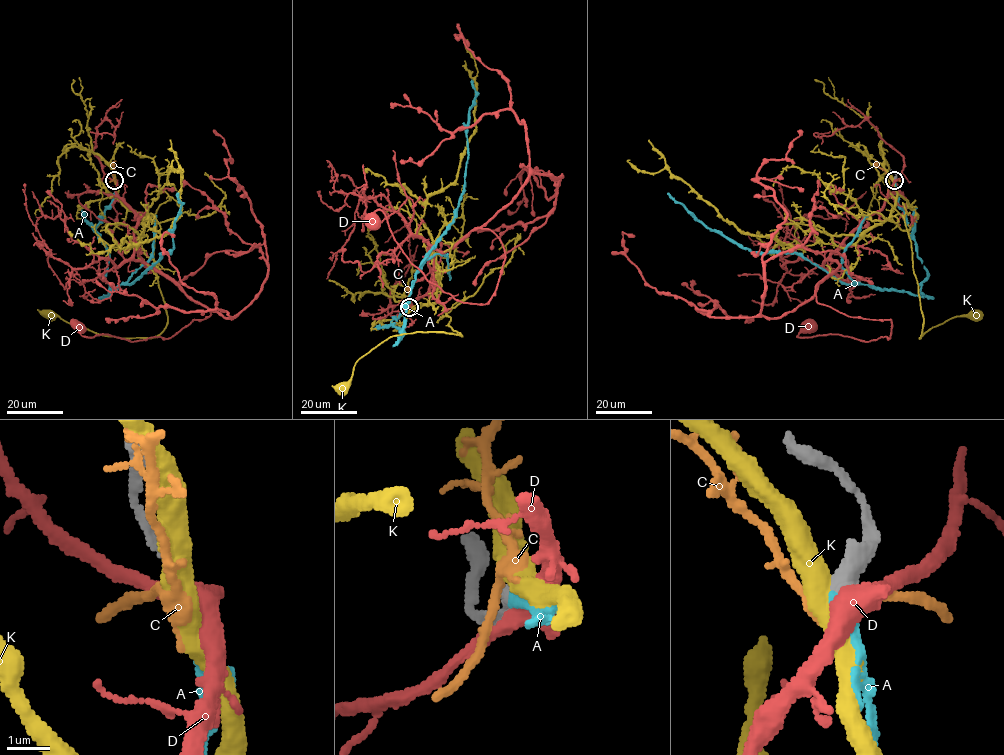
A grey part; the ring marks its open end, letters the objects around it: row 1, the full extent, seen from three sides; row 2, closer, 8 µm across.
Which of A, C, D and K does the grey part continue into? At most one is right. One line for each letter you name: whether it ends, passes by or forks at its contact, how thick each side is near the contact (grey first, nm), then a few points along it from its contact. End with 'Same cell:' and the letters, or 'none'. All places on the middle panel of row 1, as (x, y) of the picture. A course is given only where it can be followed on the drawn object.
A: It ends there. Thickness 500 nm (grey) against 320 nm. Its course: (409, 307), (391, 321), (403, 330), (399, 339), (415, 271), (453, 221), (464, 188), (476, 94), (471, 80)
Same cell: A

